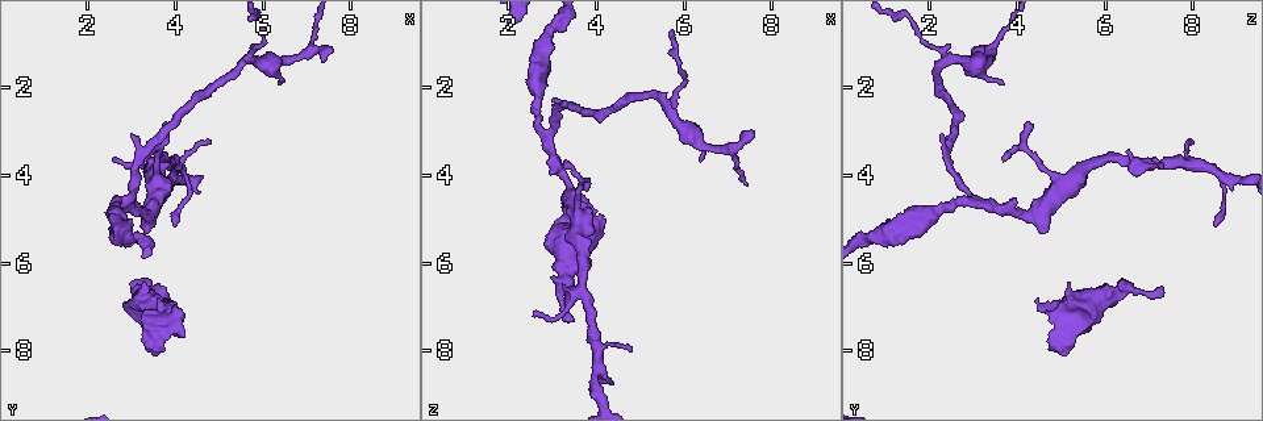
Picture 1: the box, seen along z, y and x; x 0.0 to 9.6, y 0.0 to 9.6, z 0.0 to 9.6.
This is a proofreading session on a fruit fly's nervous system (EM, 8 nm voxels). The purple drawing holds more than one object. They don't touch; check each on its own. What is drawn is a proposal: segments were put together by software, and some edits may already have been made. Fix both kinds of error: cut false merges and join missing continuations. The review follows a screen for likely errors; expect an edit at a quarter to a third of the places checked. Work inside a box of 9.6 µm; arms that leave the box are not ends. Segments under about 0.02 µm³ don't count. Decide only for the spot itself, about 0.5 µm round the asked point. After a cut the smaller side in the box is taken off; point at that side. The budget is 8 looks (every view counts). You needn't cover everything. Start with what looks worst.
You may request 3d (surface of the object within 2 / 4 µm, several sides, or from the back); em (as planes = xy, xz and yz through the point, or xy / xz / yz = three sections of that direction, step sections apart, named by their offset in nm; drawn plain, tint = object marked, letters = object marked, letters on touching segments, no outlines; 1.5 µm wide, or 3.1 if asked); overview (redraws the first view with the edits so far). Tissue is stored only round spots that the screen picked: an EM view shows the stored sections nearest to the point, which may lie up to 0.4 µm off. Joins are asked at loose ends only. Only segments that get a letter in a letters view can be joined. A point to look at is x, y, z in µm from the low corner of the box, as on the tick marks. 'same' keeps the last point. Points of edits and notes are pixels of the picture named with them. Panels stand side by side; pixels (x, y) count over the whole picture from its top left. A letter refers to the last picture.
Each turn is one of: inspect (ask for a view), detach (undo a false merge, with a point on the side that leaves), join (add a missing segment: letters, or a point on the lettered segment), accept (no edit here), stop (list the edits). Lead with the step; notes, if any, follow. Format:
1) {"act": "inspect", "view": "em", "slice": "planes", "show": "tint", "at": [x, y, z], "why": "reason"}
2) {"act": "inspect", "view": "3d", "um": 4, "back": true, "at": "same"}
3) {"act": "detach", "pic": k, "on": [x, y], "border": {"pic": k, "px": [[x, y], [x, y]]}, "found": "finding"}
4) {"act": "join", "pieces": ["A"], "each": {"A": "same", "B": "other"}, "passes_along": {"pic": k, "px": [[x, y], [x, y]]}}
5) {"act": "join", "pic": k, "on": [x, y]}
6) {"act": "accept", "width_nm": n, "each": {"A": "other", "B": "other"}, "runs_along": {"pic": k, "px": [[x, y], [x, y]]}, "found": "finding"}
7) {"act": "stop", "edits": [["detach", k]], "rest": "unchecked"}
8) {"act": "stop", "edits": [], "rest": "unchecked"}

{"act": "inspect", "view": "3d", "um": 4, "at": [3.75, 8.00, 4.80], "why": "branch stops here"}

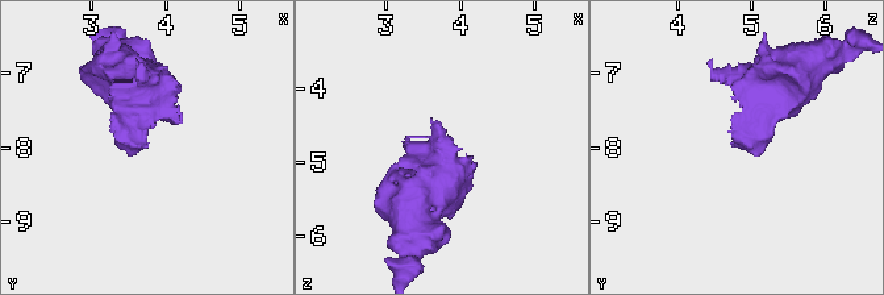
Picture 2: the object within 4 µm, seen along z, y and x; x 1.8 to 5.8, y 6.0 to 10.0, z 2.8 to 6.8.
{"act": "inspect", "view": "em", "slice": "planes", "show": "letters", "at": [3.65, 8.00, 4.75]}

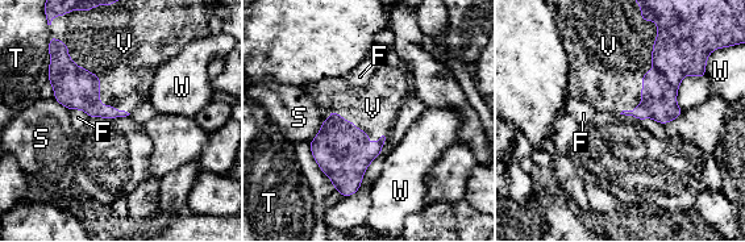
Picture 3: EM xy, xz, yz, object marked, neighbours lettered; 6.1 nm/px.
{"act": "join", "pieces": ["V"], "each": {"F": "other", "S": "other", "T": "other", "V": "same", "W": "other"}, "found": "it goes on there"}

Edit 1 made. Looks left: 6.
{"act": "inspect", "view": "em", "slice": "planes", "show": "letters", "at": [3.50, 6.60, 7.30], "why": "free end"}

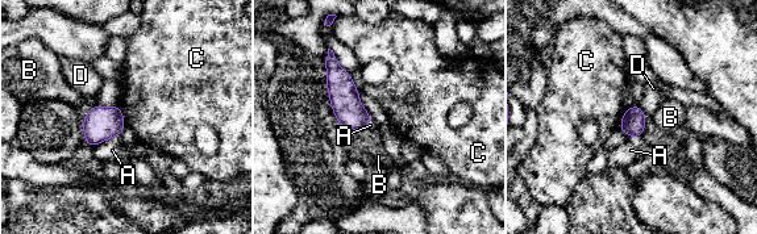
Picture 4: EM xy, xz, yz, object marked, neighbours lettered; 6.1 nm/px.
{"act": "accept", "width_nm": 100, "each": {"A": "other", "B": "other", "C": "other", "D": "other"}, "border": {"pic": 4, "px": [[119, 104], [125, 125]]}, "found": "none of them fits"}

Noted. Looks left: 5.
{"act": "inspect", "view": "em", "slice": "xz", "step": 4, "show": "tint", "at": [2.80, 4.60, 3.15], "why": "two arms in line, one across"}

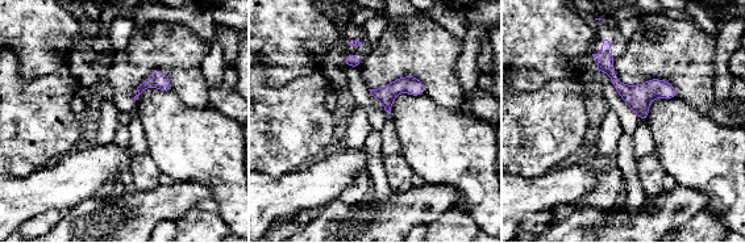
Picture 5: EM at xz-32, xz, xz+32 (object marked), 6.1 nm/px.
{"act": "inspect", "view": "em", "slice": "xy", "step": 8, "show": "letters", "at": "same", "why": "another direction"}

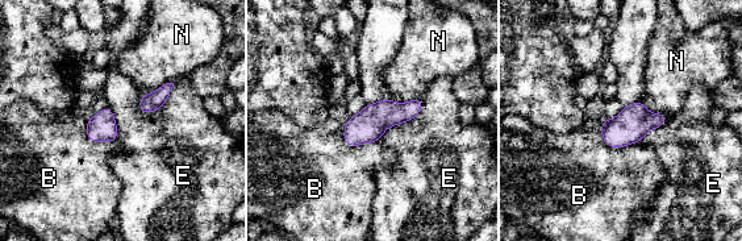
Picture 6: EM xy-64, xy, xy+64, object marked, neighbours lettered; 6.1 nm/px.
{"act": "accept", "each": {"B": "other", "E": "other", "N": "other"}, "border": {"pic": 6, "px": [[600, 123], [608, 145], [640, 142]]}, "found": "continuous, no second neuron"}

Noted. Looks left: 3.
{"act": "stop", "edits": [["join", 3]], "rest": "unchecked"}

